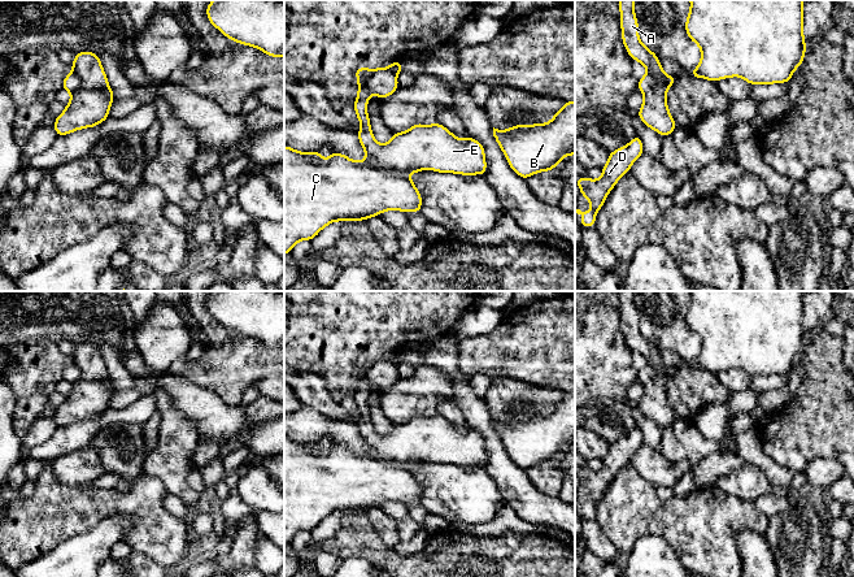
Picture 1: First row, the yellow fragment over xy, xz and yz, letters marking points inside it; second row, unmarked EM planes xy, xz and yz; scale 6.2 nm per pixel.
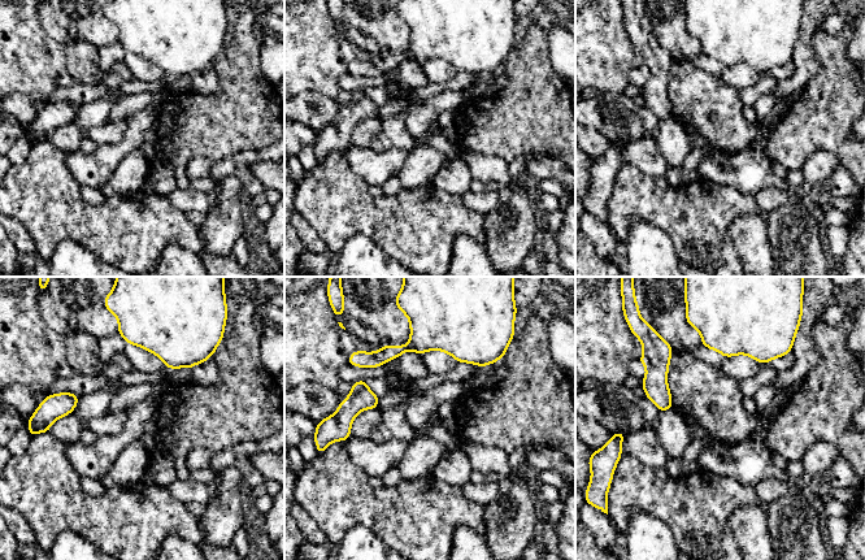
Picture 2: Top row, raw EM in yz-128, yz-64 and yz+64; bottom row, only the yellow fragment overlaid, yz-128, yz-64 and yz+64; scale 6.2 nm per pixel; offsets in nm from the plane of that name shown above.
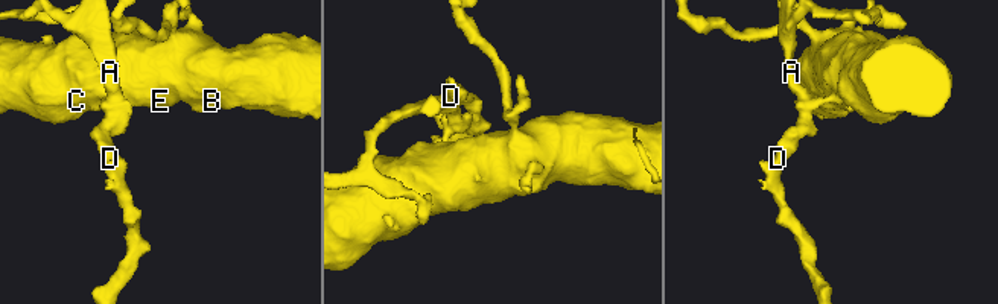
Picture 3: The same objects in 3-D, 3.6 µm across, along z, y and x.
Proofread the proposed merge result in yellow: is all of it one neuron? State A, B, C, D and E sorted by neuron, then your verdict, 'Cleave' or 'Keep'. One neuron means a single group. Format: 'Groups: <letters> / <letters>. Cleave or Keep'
Groups: A D / B C E. Cleave

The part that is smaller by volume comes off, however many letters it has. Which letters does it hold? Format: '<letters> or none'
A, D

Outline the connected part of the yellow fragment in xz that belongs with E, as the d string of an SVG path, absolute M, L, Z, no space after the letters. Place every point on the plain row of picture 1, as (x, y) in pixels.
M357 359L358 385L353 399L361 421L358 431L366 450L354 452L343 444L332 443L324 451L319 442L299 443L284 437L284 546L291 545L300 532L311 532L334 512L365 512L385 502L421 504L422 487L408 464L423 460L462 467L485 465L485 443L482 434L471 428L458 430L441 415L415 415L408 422L395 424L391 431L380 435L375 431L366 398L370 390L367 372L375 360Z

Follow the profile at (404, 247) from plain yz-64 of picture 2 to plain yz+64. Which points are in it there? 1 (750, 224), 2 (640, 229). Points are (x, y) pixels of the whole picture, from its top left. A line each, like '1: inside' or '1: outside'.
1: outside
2: outside

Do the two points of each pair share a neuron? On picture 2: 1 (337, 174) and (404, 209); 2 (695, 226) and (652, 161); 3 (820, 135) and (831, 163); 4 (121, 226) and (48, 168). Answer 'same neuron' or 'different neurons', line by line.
1: same neuron
2: different neurons
3: different neurons
4: same neuron

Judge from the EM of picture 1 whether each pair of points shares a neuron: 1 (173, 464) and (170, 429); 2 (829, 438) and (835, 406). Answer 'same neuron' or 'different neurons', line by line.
1: same neuron
2: same neuron

